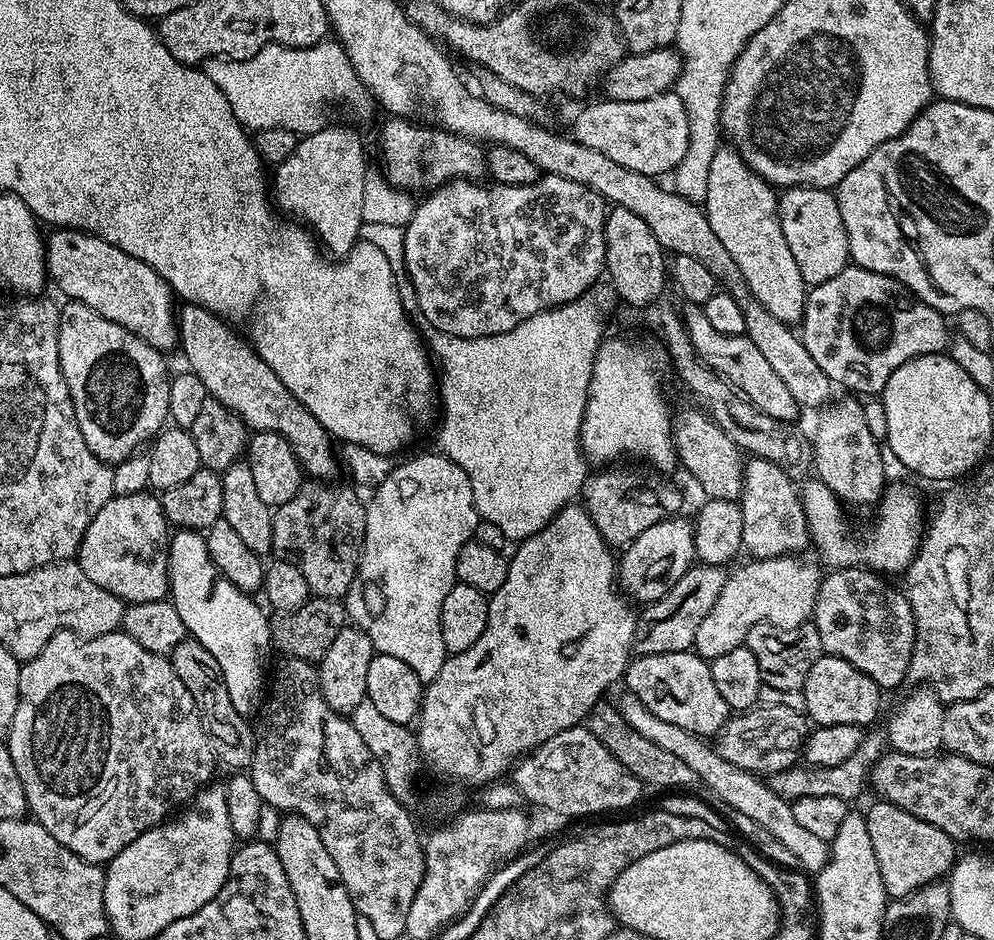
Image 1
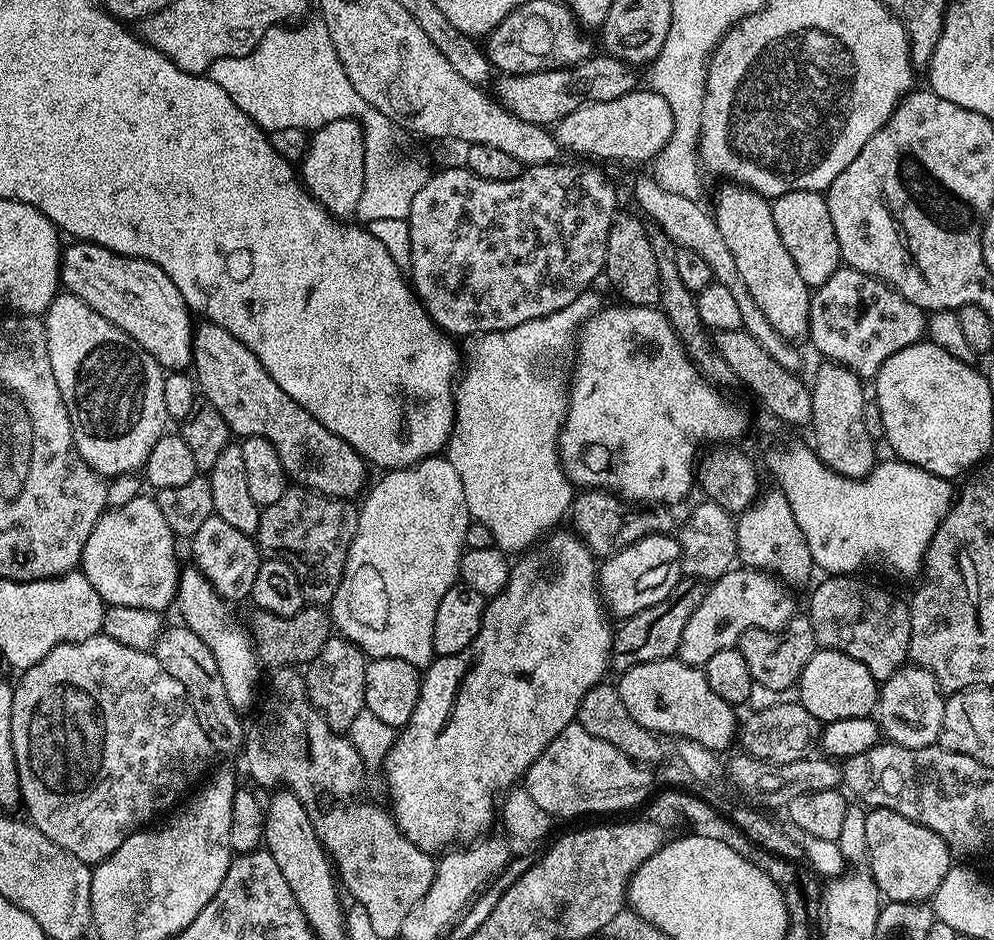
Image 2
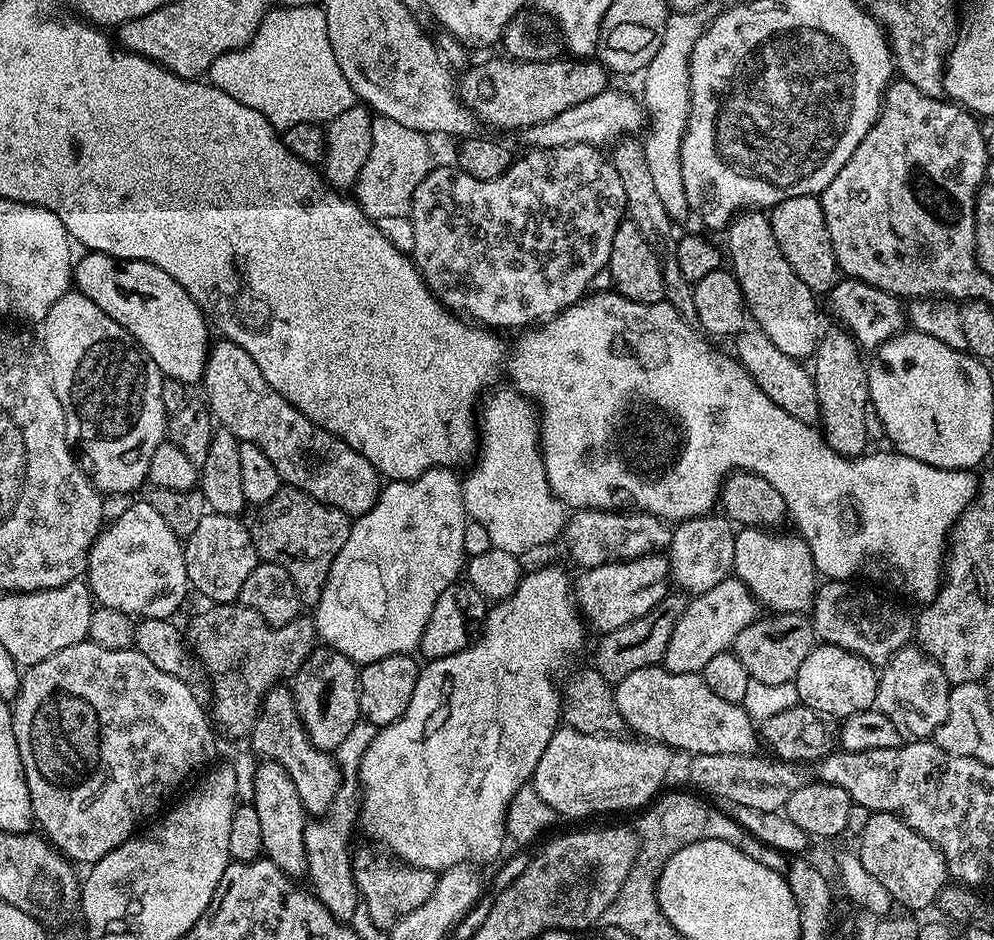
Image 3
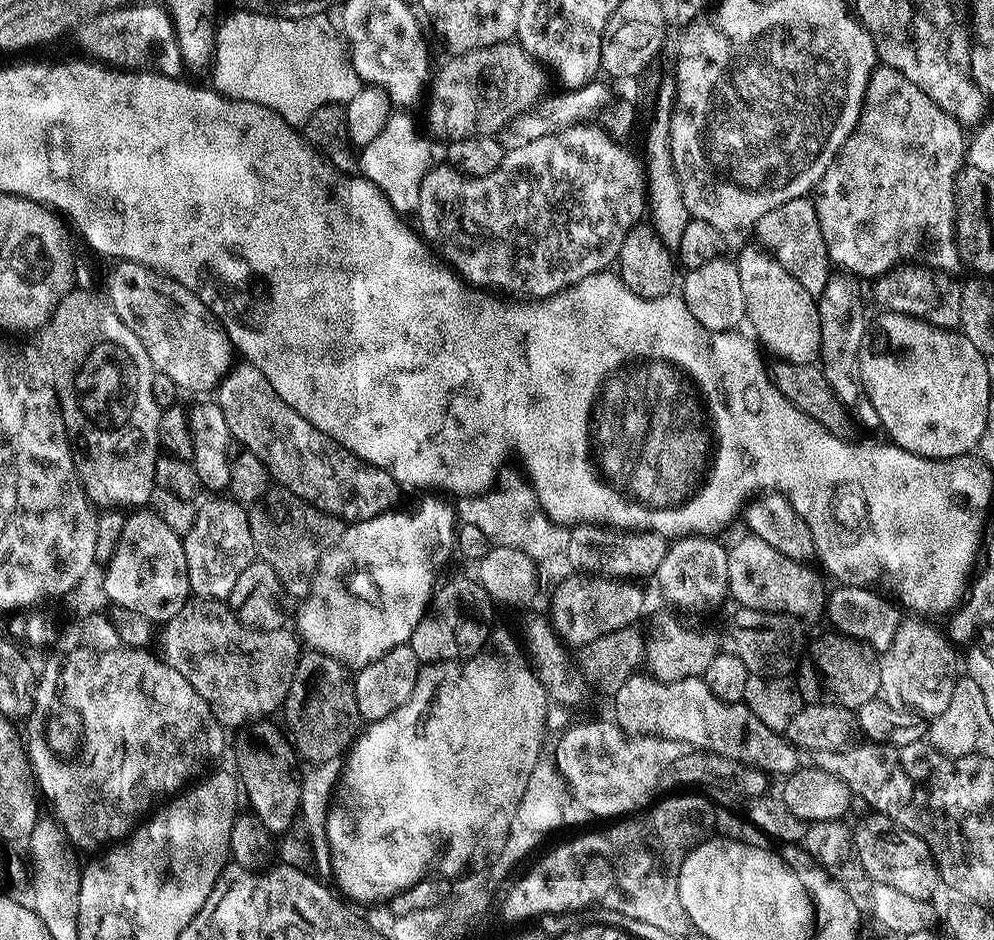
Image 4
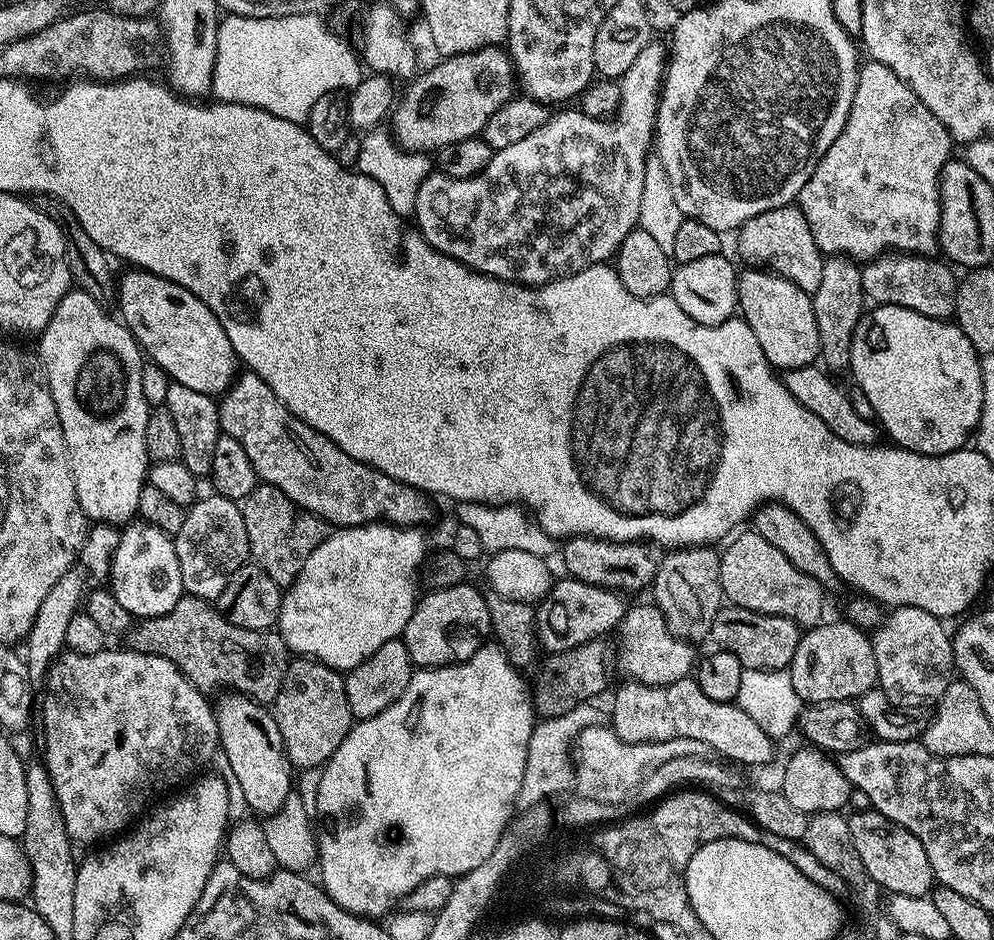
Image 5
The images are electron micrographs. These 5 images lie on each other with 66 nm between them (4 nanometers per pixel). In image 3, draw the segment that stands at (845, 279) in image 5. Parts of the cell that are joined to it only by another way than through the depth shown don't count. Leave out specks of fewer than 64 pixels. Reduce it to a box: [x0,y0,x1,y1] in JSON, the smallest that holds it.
[810,327,870,458]

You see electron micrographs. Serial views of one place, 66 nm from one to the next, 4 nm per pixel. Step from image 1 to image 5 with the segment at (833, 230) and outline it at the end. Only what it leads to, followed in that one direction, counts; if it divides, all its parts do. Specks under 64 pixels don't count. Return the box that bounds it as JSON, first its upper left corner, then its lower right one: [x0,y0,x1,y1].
[735,204,826,294]

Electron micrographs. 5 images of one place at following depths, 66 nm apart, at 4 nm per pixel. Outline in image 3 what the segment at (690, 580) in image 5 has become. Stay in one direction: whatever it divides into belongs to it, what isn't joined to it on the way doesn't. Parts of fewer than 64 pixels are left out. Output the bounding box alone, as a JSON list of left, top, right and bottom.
[666,514,735,594]

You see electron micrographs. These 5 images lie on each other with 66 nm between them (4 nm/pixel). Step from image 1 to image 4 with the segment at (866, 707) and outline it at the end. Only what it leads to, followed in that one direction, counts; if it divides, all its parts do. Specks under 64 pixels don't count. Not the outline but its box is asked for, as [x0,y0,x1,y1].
[798,635,880,710]

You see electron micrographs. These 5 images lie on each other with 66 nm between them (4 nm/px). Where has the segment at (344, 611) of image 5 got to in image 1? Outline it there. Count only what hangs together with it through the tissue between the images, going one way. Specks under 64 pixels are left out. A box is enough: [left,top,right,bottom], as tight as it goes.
[346,454,480,685]

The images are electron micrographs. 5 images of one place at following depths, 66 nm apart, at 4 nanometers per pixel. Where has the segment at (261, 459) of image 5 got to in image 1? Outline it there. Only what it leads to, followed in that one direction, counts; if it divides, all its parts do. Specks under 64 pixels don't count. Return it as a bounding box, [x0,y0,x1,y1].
[178,303,338,482]

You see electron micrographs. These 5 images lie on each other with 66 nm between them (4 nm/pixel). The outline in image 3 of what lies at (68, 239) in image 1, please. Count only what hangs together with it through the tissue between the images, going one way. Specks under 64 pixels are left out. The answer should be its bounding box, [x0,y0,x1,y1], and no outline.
[74,251,210,386]

